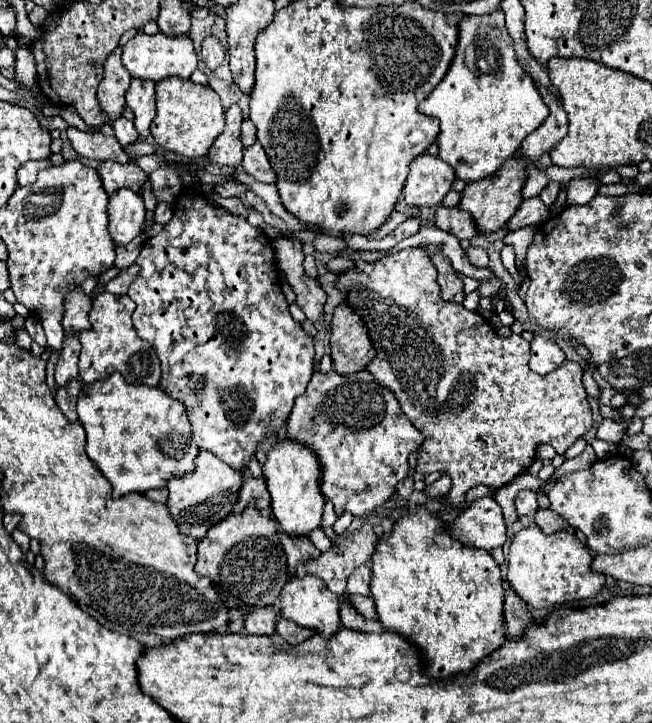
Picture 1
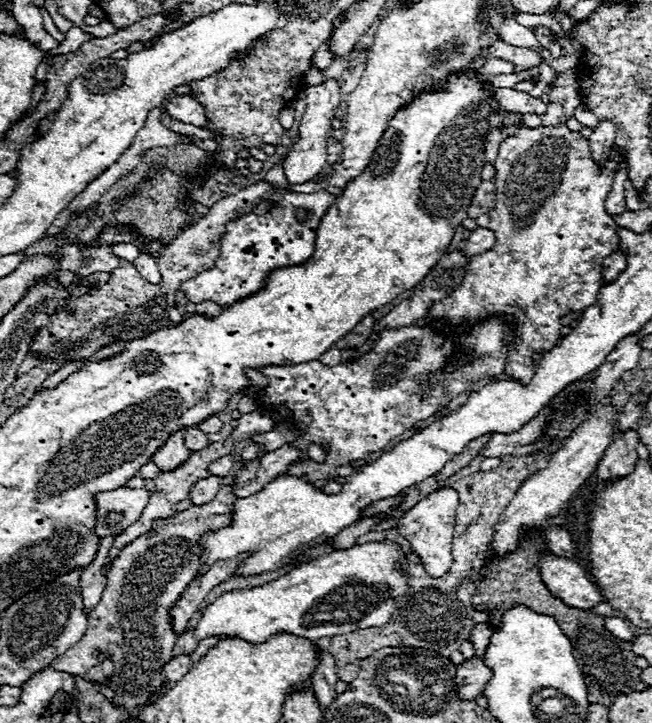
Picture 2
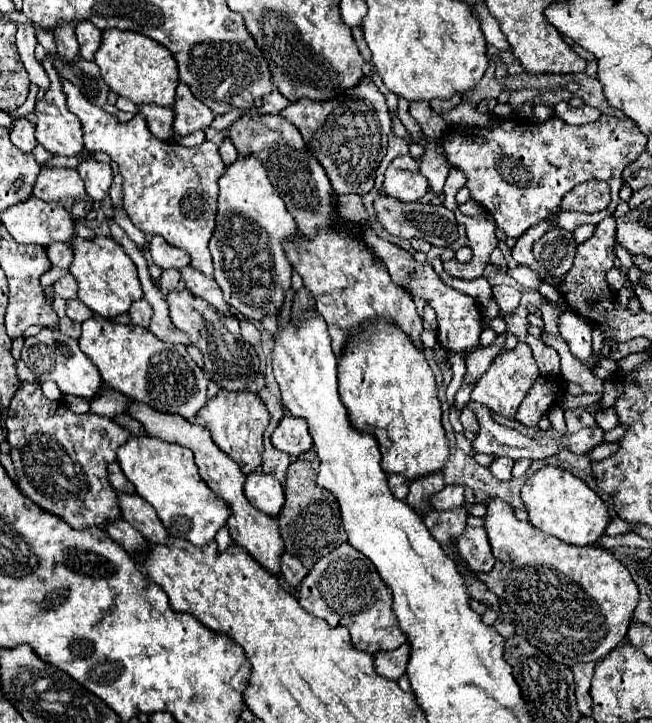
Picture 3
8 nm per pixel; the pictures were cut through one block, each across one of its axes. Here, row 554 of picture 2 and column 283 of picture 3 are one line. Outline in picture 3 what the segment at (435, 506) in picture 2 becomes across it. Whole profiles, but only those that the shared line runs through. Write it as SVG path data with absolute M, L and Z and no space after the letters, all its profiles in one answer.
M284 416L272 434L272 444L290 456L300 456L312 450L312 438L306 422L302 418Z

